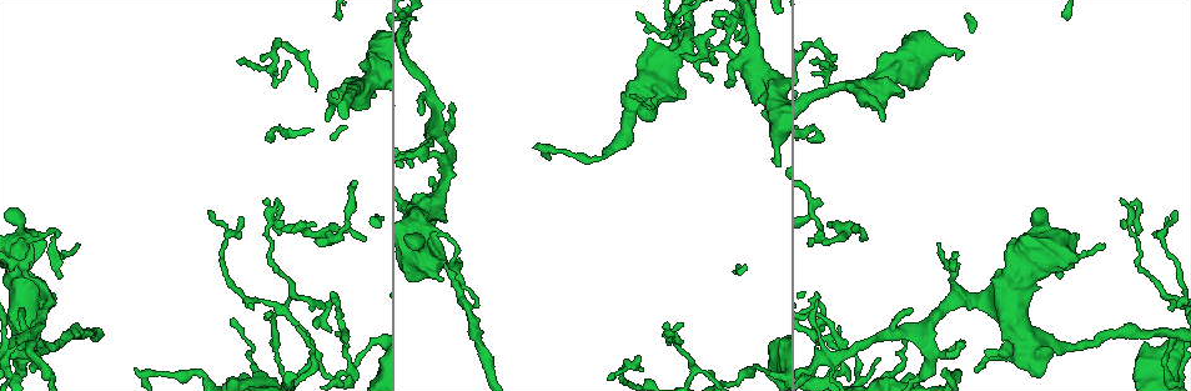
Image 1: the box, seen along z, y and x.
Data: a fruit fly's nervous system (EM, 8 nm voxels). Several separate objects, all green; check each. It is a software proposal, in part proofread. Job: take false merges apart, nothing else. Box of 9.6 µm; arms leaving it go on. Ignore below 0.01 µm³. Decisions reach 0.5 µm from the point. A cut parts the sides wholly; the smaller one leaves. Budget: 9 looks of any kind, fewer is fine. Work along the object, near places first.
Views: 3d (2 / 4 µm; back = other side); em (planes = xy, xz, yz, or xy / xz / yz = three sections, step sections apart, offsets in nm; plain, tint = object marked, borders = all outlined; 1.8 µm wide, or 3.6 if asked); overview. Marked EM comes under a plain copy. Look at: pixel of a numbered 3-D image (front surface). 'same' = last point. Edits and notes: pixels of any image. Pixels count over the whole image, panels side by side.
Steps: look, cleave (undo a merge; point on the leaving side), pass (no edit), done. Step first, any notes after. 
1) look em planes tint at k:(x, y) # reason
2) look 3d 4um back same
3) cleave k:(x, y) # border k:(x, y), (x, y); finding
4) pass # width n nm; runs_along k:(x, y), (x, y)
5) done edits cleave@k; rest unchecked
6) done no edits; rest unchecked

look 3d 4um at 1:(26, 272)

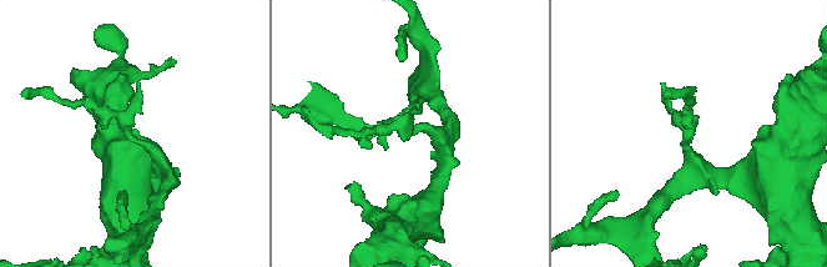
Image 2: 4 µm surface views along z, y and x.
look em planes tint at 2:(128, 134)

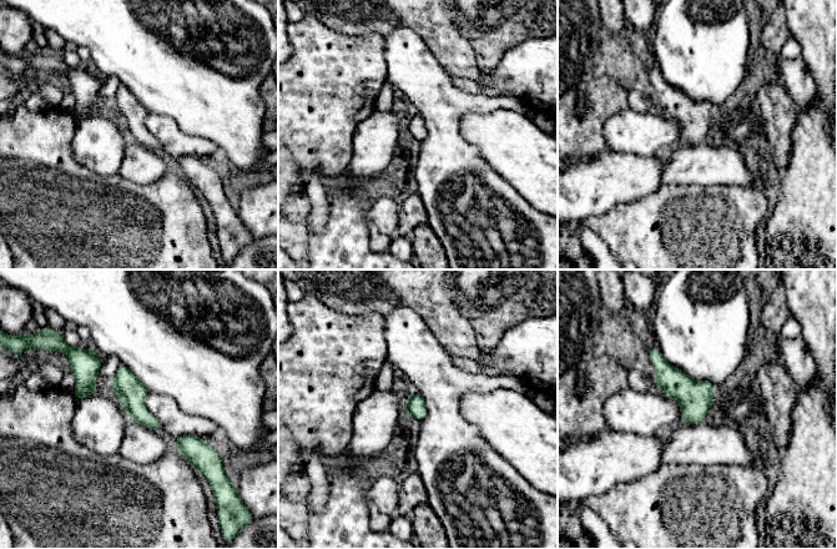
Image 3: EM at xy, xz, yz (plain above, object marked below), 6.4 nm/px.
pass # runs_along 3:(654, 349), (695, 402), (699, 418); all the same cell

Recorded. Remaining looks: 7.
look 3d 2um at 1:(199, 372) # narrows sharply

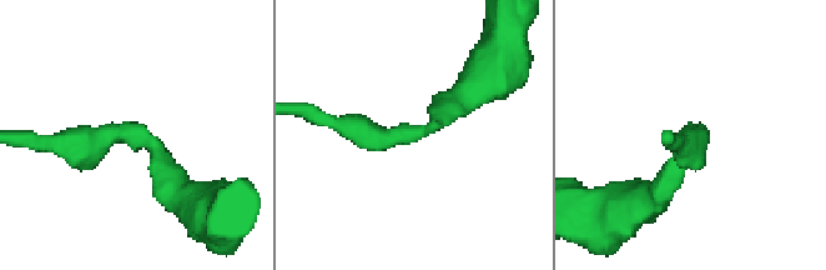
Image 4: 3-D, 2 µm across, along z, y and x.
look em xy step 4 tint at 4:(690, 139) # now the EM

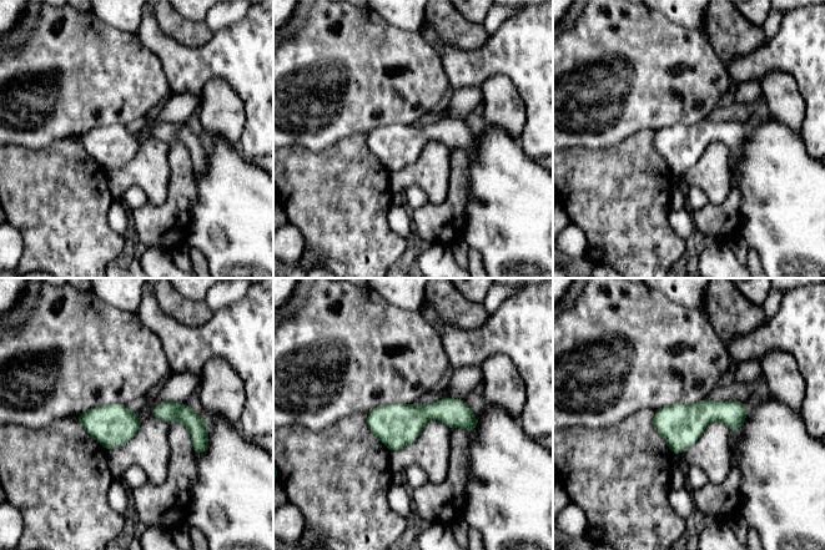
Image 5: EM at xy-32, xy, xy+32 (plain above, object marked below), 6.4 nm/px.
look em planes tint same # another direction

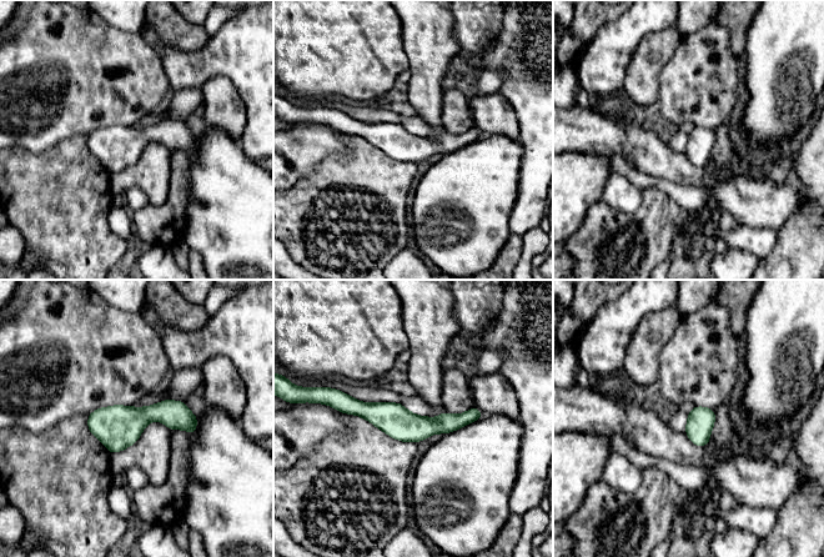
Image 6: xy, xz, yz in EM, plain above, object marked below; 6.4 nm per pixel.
pass # runs_along 6:(340, 406), (402, 425), (478, 415); all the same cell

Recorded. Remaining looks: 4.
look 3d 4um back at 1:(658, 89) # thick turns thin

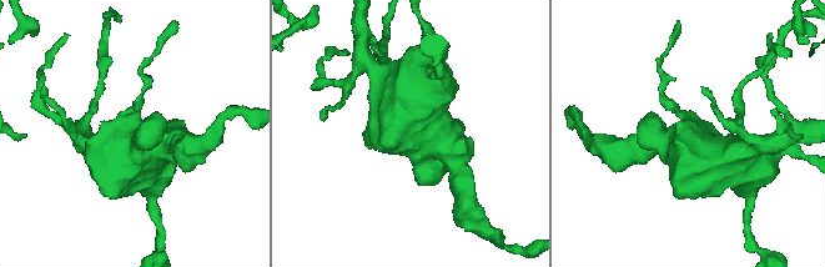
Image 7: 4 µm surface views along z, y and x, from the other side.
look em 3.6um planes tint at 7:(686, 117) # shape alone is not enough

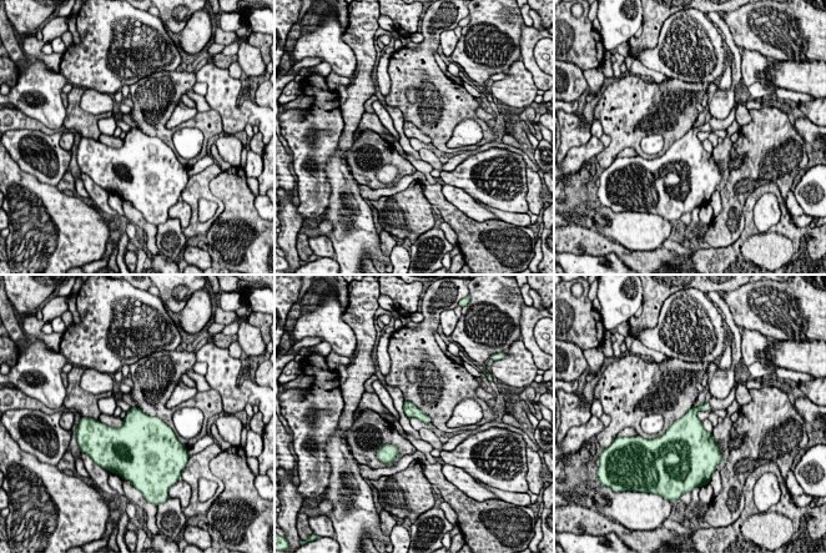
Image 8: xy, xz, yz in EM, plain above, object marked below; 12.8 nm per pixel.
pass # all the same cell

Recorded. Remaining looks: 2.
look em planes borders at 1:(832, 70) # sharp bend

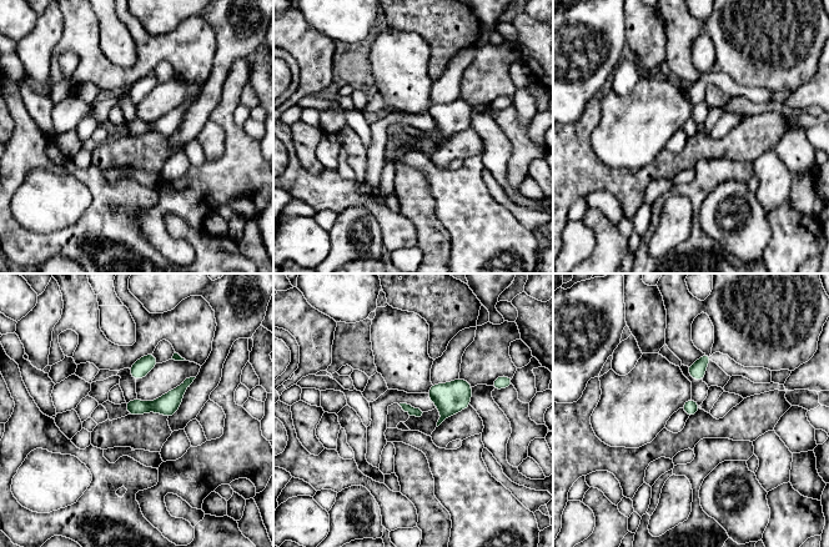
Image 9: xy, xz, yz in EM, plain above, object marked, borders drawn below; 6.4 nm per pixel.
pass # runs_along 9:(186, 384), (165, 405), (131, 411); all the same cell

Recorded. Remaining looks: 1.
done no edits; rest unchecked

